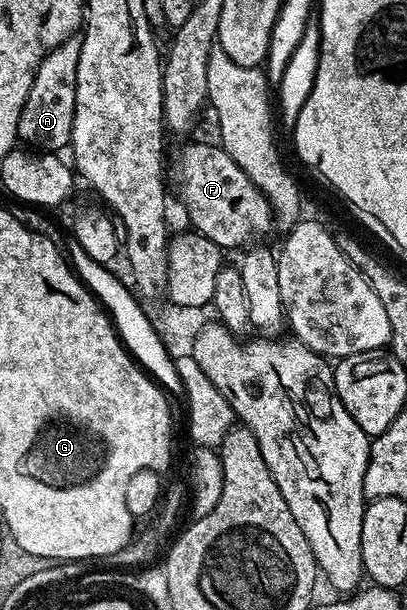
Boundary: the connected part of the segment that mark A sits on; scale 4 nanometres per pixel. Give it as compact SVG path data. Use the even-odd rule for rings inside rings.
M80 38L63 41L54 51L48 51L33 75L31 93L17 122L17 137L22 144L38 152L64 152L70 146L75 121L75 85L79 73Z

